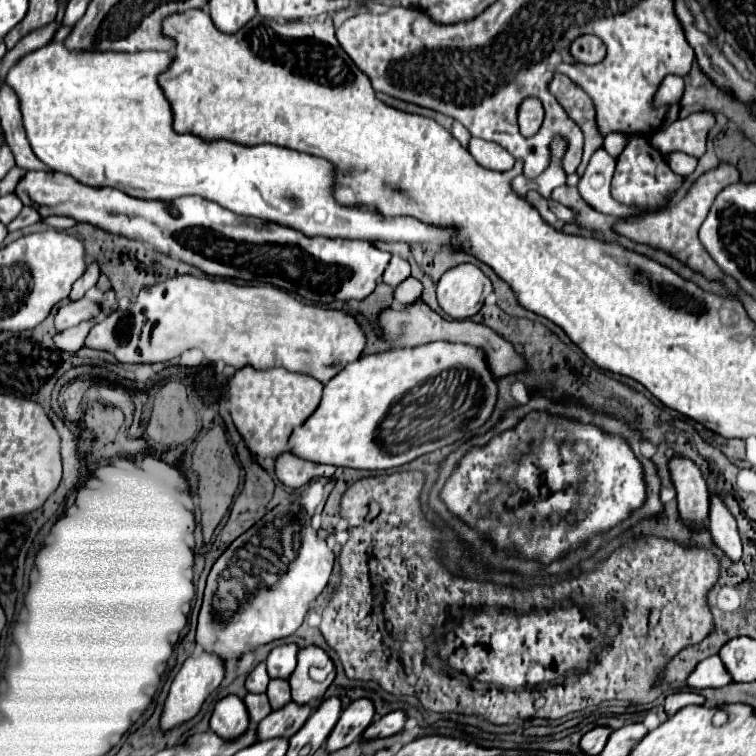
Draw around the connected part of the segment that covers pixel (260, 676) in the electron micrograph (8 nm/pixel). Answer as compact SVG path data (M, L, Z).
M260 662L260 664L250 672L250 676L246 678L246 688L248 688L248 692L262 694L262 692L266 692L268 682L270 682L270 676L268 676L268 672L266 672L266 664Z

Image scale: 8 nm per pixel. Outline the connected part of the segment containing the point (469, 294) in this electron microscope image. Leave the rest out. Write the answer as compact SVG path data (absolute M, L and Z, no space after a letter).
M460 264L448 270L436 286L442 310L454 320L468 320L478 314L490 292L492 282L474 264Z

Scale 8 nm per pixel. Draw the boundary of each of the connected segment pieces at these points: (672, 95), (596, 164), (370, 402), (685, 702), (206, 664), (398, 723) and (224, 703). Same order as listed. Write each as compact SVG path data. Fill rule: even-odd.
M666 76L664 82L660 84L656 98L654 98L654 104L662 106L662 104L680 102L682 92L684 92L684 80L680 76Z
M600 148L594 152L578 184L578 192L582 200L602 214L604 214L604 206L618 206L618 202L611 196L611 180L615 167L616 159L604 148Z
M434 342L368 354L334 376L322 394L314 416L290 436L292 454L312 462L360 470L388 470L408 464L428 452L454 444L486 424L498 400L498 384L486 366L486 354L468 344Z
M674 692L674 694L666 696L664 708L666 708L666 714L672 716L684 706L690 706L690 704L700 704L702 706L704 702L706 702L706 698L702 694L696 694L696 692Z
M200 652L198 656L190 656L182 664L180 672L176 674L176 678L170 686L170 692L168 692L168 698L166 698L162 716L160 716L160 730L170 732L170 730L180 728L182 724L194 720L198 716L198 712L202 710L202 704L208 700L208 696L212 692L216 692L222 678L224 678L224 662L218 656L208 654L208 652Z
M390 712L382 718L378 718L374 724L370 724L366 728L366 732L362 734L362 740L370 742L374 738L388 738L392 734L398 734L402 728L404 728L404 722L406 722L406 716L404 712Z
M238 696L222 698L210 718L210 728L224 740L236 740L250 728L250 718L244 702Z

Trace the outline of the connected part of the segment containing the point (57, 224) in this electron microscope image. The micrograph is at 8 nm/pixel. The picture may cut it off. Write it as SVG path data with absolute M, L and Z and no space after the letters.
M50 216L50 218L46 218L44 222L46 222L50 228L56 228L56 230L68 230L68 228L72 228L72 226L78 224L78 220L70 218L70 216Z

